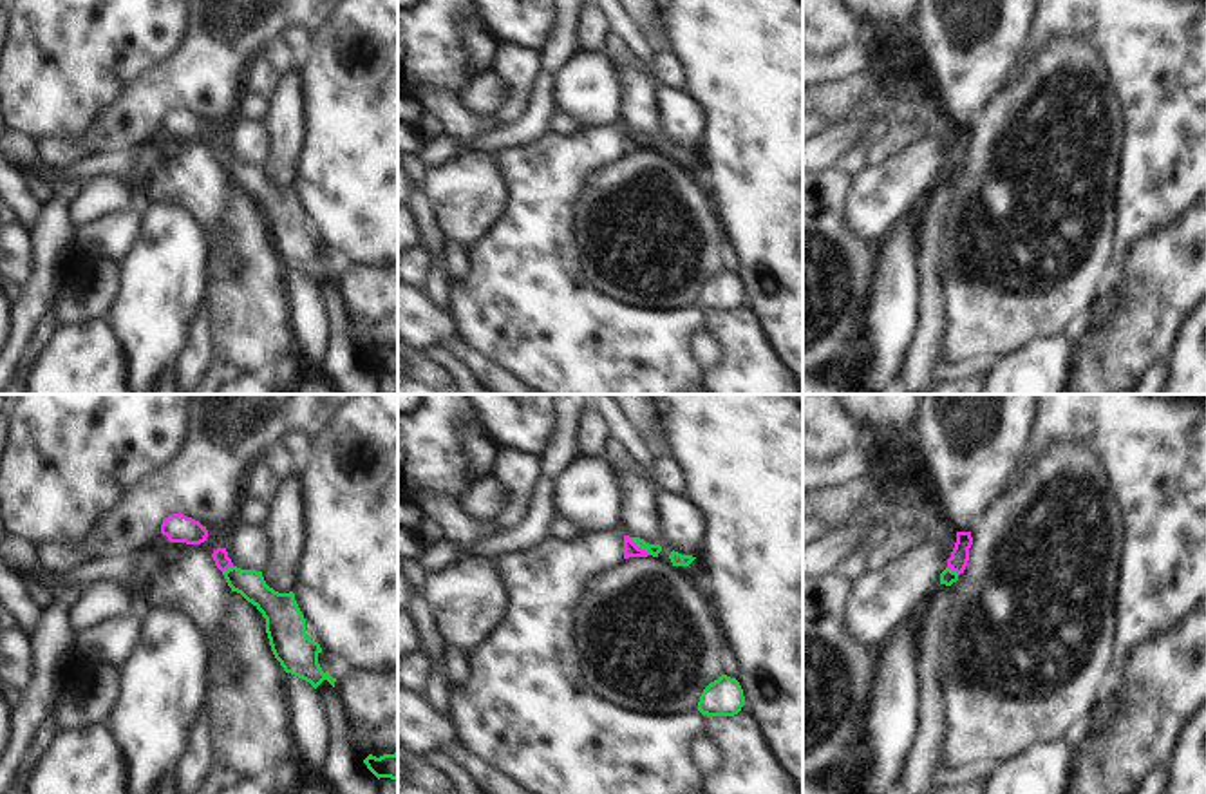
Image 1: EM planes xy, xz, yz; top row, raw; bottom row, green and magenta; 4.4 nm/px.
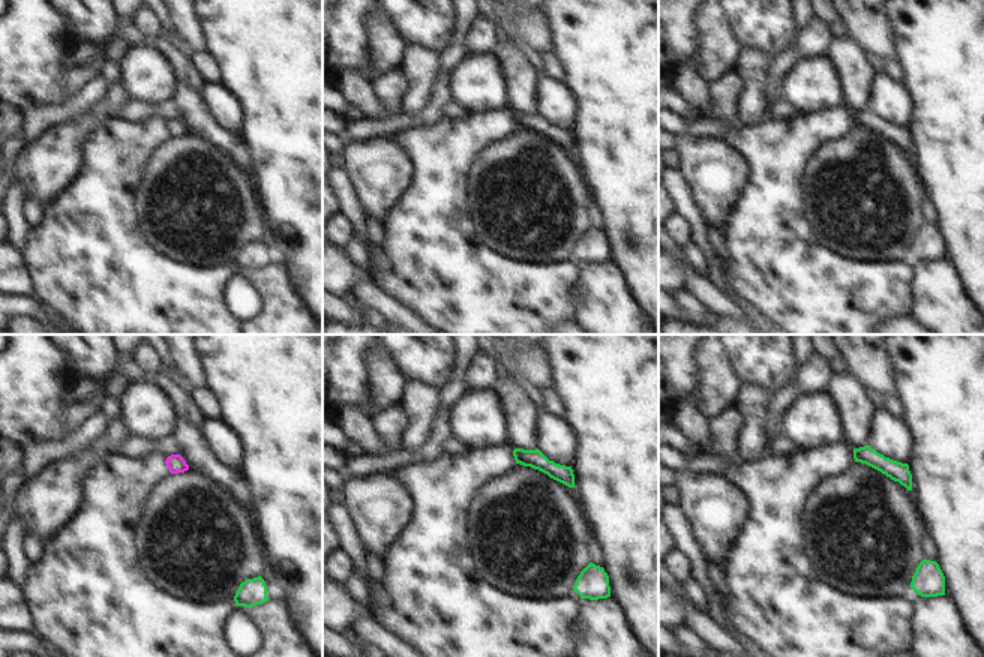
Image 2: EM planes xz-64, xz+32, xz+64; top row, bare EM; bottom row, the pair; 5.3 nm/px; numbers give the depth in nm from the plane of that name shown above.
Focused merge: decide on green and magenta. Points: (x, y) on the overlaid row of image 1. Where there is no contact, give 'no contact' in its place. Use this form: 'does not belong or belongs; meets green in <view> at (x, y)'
belongs; meets green in xz at (640, 547)

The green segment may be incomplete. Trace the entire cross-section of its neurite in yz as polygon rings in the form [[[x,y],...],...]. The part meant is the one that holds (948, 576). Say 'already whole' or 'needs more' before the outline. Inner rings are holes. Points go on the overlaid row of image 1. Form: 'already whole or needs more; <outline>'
needs more; [[[956,532],[956,543],[947,559],[947,568],[940,573],[940,584],[951,586],[964,573],[969,561],[969,548],[973,544],[971,532]]]

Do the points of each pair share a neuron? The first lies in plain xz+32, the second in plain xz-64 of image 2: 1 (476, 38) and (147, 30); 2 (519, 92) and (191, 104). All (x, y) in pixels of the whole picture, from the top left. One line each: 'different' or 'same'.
1: same
2: same

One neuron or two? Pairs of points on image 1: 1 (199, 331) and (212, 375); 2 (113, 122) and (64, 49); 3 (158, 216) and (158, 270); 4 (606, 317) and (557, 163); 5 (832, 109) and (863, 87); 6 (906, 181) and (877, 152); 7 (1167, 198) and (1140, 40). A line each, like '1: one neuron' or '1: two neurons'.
1: two neurons
2: two neurons
3: one neuron
4: one neuron
5: one neuron
6: two neurons
7: one neuron

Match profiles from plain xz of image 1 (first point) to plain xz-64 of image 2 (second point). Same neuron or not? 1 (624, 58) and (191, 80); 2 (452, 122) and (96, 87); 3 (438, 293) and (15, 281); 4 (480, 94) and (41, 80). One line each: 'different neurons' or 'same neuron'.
1: same neuron
2: same neuron
3: different neurons
4: different neurons

